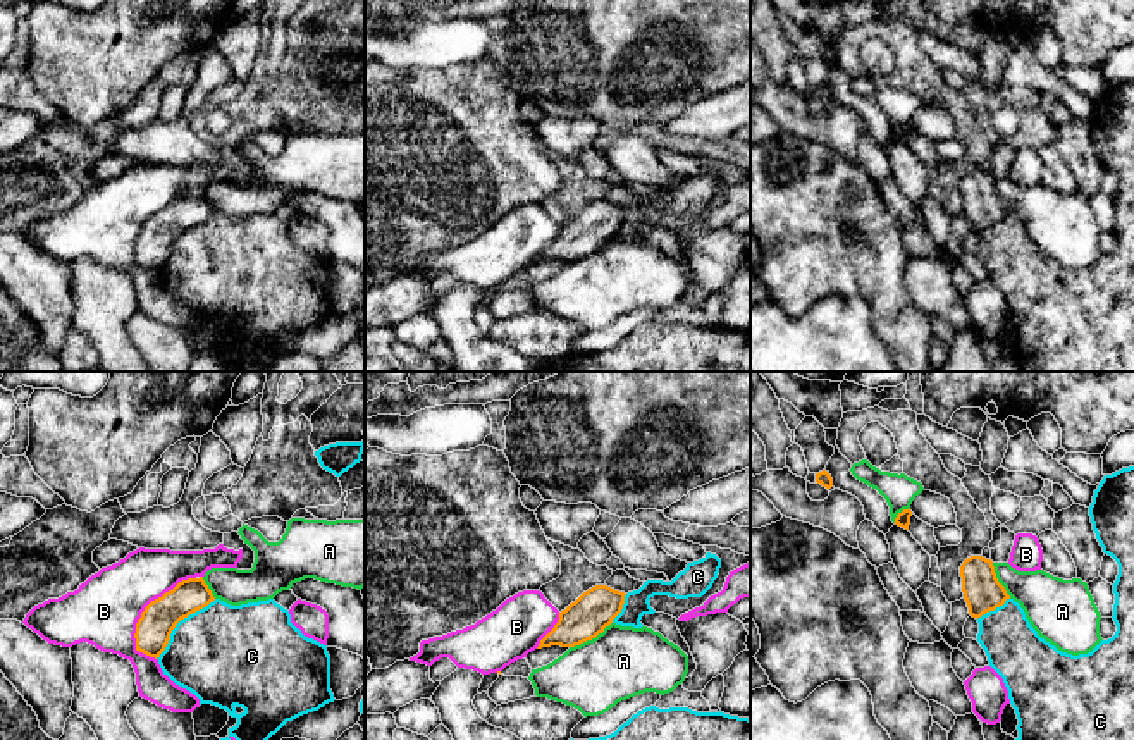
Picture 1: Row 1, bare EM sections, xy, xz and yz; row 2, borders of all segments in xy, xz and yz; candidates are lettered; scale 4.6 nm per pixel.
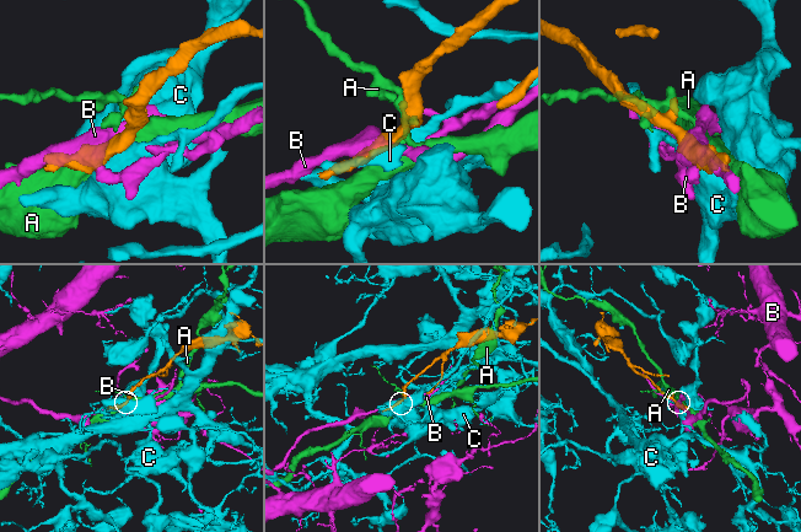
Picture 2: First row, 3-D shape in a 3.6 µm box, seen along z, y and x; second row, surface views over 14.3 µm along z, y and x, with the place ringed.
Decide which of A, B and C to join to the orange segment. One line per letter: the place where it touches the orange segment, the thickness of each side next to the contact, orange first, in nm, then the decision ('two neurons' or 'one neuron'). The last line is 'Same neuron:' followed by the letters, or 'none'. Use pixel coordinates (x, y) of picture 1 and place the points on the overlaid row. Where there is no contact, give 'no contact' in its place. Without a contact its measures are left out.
A: xz (591, 639) | 190/340 nm | two neurons
B: xy (148, 604) | 170/320 nm | two neurons
C: xy (179, 620) | 170/460 nm | two neurons
Same neuron: none

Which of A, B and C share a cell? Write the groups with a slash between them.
A / B / C

